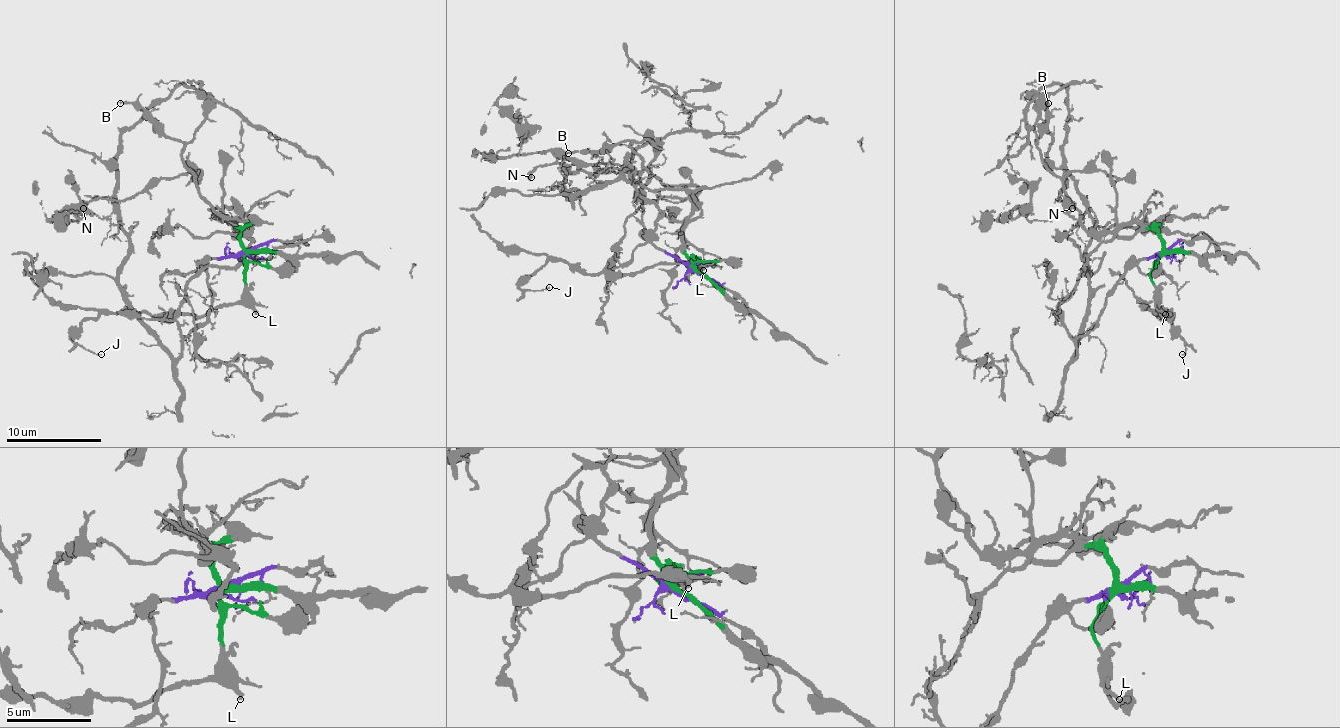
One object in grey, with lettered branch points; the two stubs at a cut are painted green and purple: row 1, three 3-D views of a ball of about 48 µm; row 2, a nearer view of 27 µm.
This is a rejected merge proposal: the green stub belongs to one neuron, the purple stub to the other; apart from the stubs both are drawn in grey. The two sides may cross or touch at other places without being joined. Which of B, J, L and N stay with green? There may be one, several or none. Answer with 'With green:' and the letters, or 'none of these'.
With green: B, J, L, N

